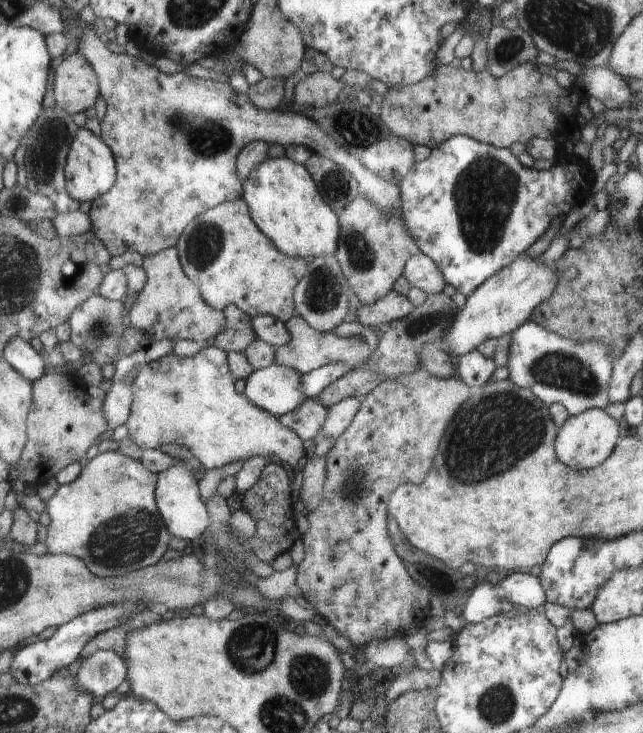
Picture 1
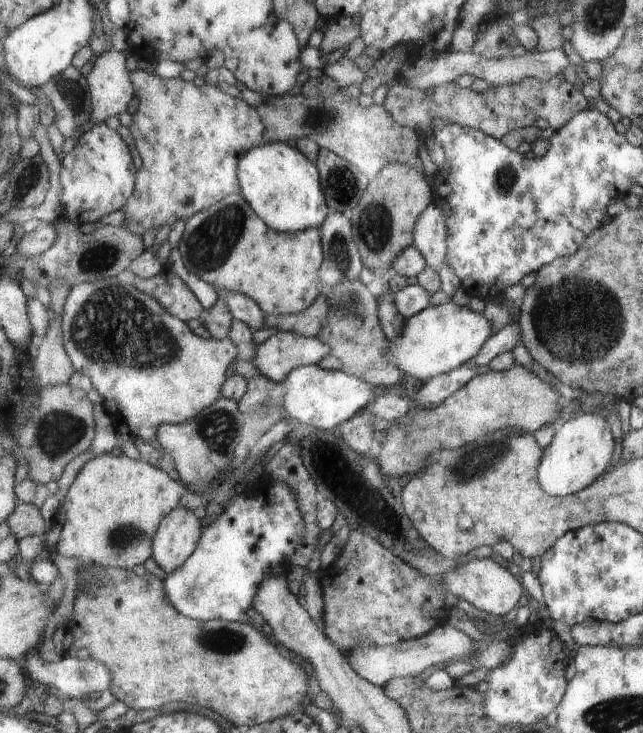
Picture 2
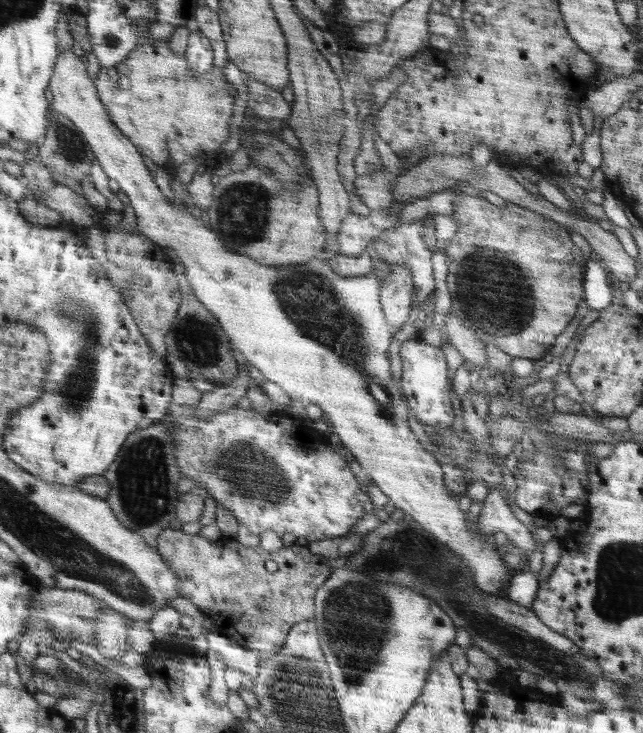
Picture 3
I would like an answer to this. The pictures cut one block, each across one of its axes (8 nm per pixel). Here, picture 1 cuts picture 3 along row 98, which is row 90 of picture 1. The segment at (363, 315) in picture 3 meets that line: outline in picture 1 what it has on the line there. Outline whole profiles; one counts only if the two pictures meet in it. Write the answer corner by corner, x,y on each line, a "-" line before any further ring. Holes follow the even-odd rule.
80,50
60,64
56,73
57,104
72,114
90,110
102,95
99,73

